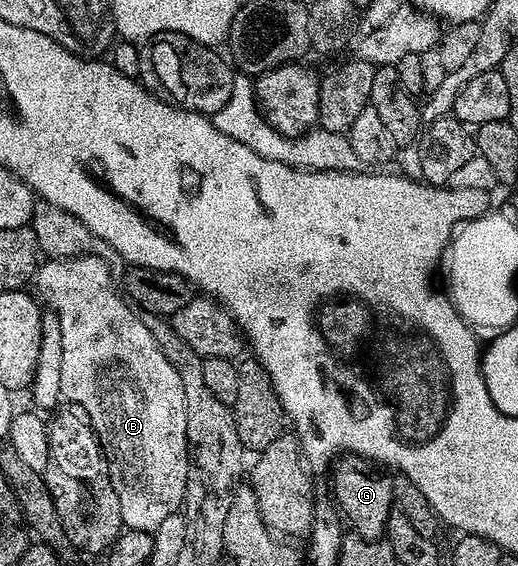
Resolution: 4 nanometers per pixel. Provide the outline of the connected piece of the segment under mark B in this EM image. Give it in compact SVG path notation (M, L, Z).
M77 255L73 259L47 259L40 266L34 280L34 286L39 286L38 294L43 294L42 302L49 305L50 310L57 315L61 323L62 360L60 389L62 398L68 404L85 409L89 421L95 430L95 436L99 438L99 446L103 449L103 458L107 460L107 468L111 474L111 484L117 493L117 501L121 505L121 517L124 528L133 530L155 532L165 521L165 517L176 514L183 506L183 494L187 488L187 410L185 409L185 385L181 385L181 377L177 377L177 369L169 365L165 353L153 341L153 333L145 329L143 315L124 296L117 286L117 279L111 276L108 260L99 259L95 255Z

